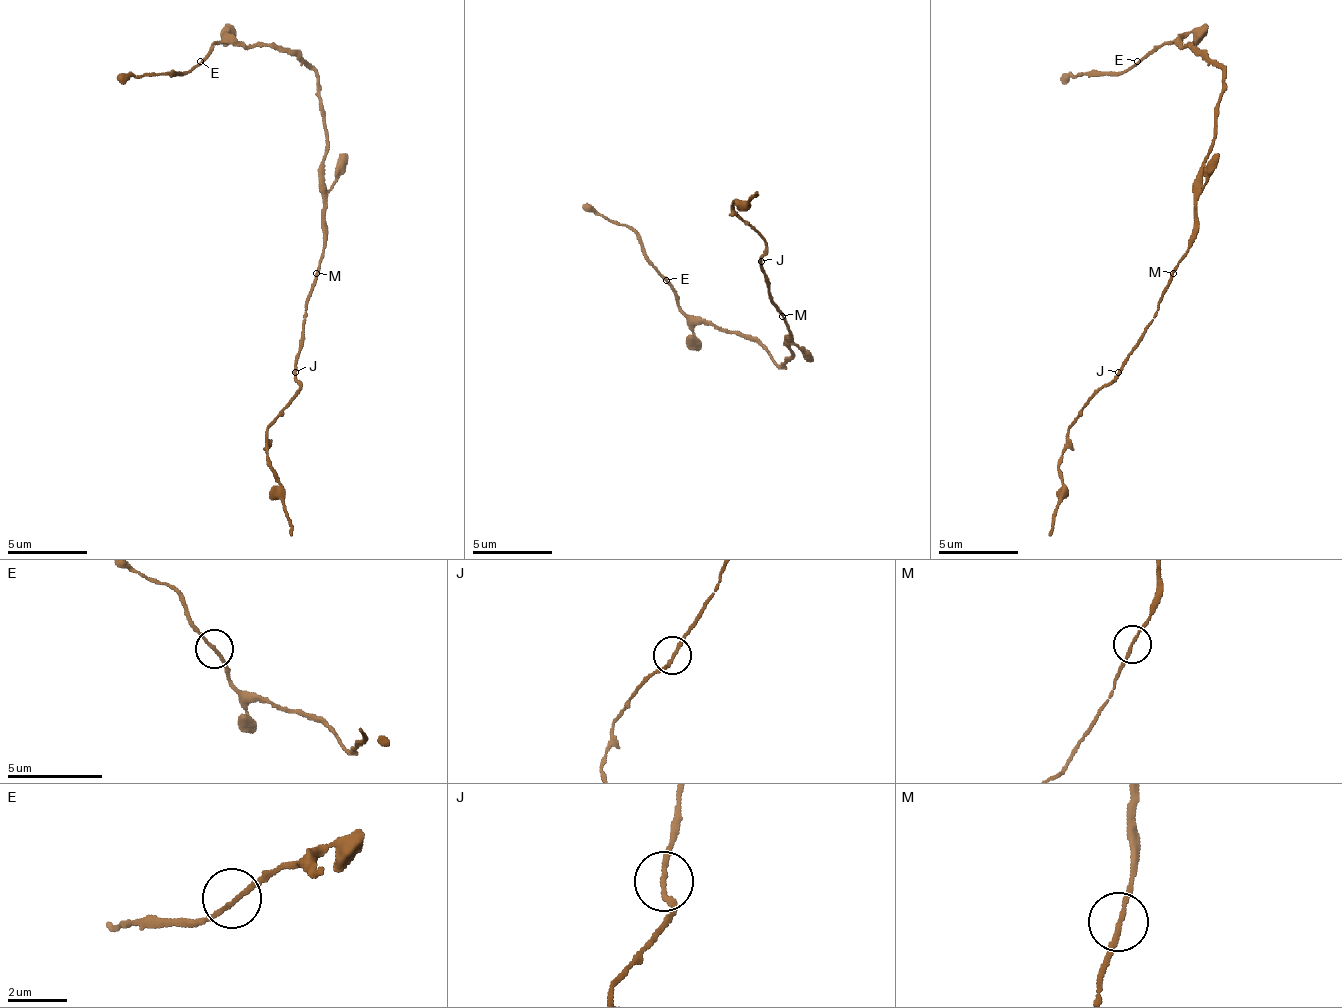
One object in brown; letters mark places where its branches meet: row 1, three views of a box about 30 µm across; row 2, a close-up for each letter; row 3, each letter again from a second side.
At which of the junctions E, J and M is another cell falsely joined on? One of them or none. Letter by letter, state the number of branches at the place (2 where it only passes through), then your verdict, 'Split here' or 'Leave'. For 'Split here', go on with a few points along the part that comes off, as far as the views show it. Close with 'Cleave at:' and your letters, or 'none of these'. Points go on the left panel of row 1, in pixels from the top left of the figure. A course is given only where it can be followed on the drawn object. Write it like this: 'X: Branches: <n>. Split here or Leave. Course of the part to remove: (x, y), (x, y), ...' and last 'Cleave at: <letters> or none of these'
E: Branches: 2. Leave
J: Branches: 2. Leave
M: Branches: 2. Leave
Cleave at: none of these

